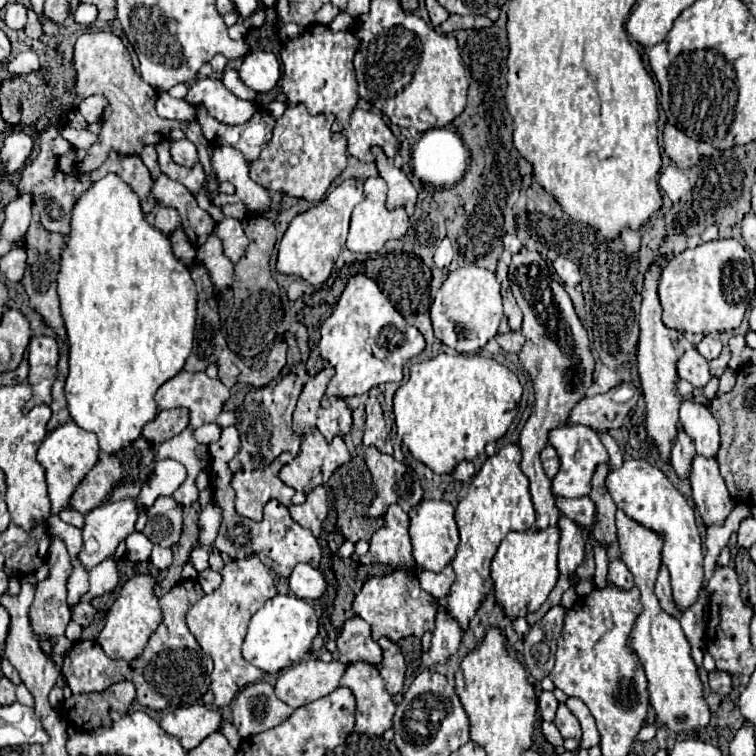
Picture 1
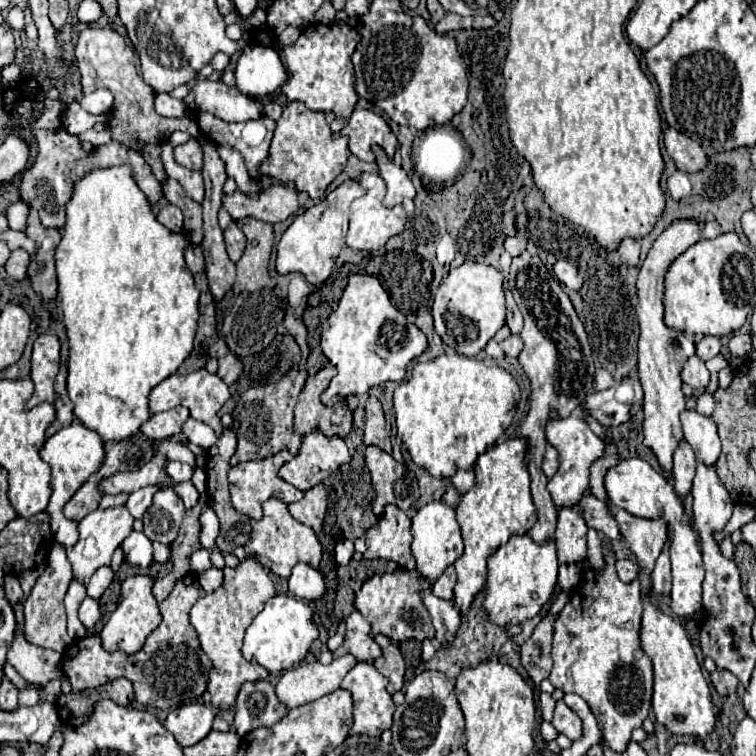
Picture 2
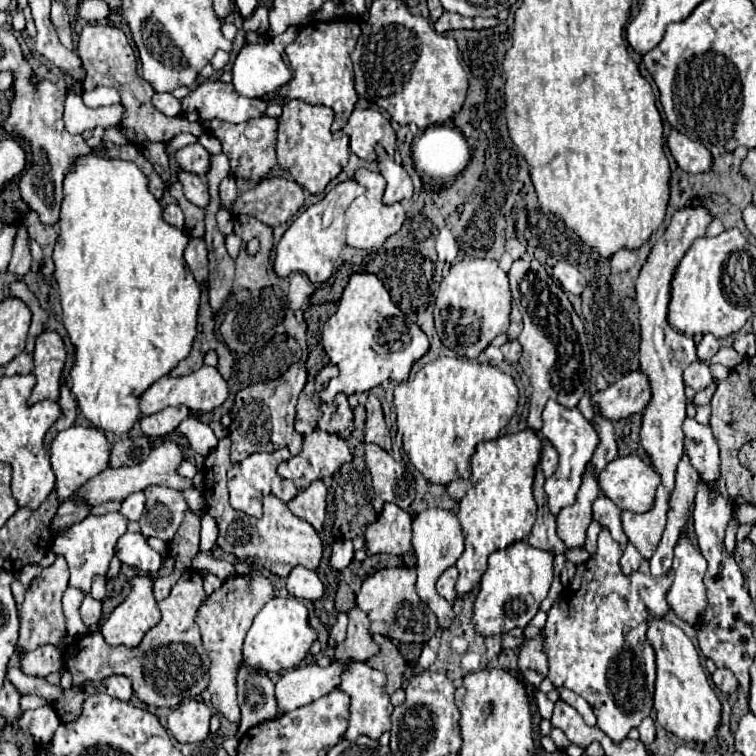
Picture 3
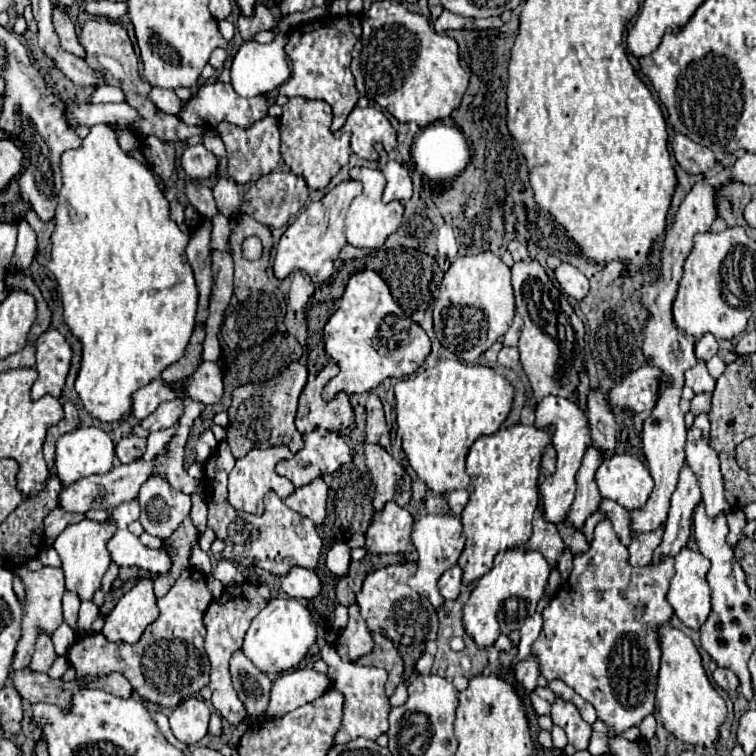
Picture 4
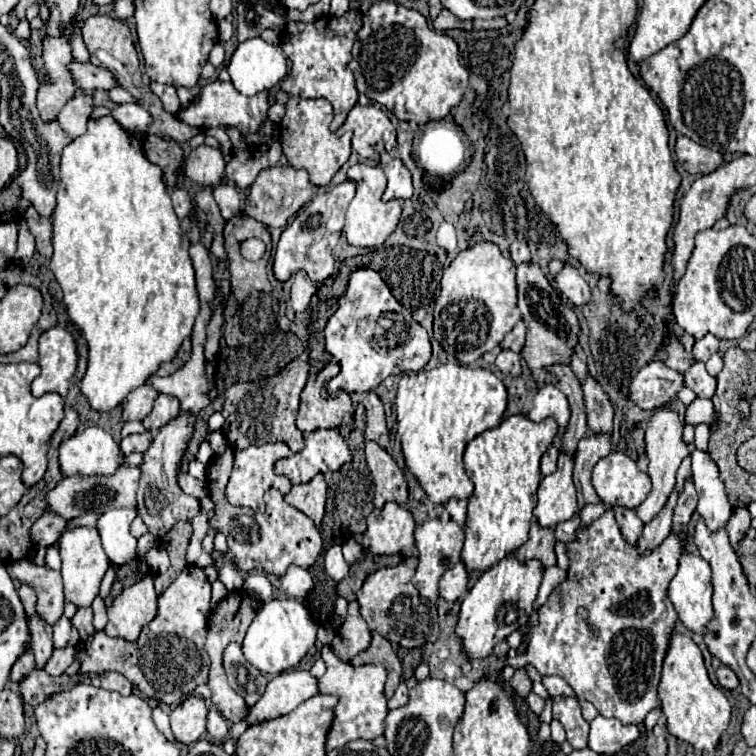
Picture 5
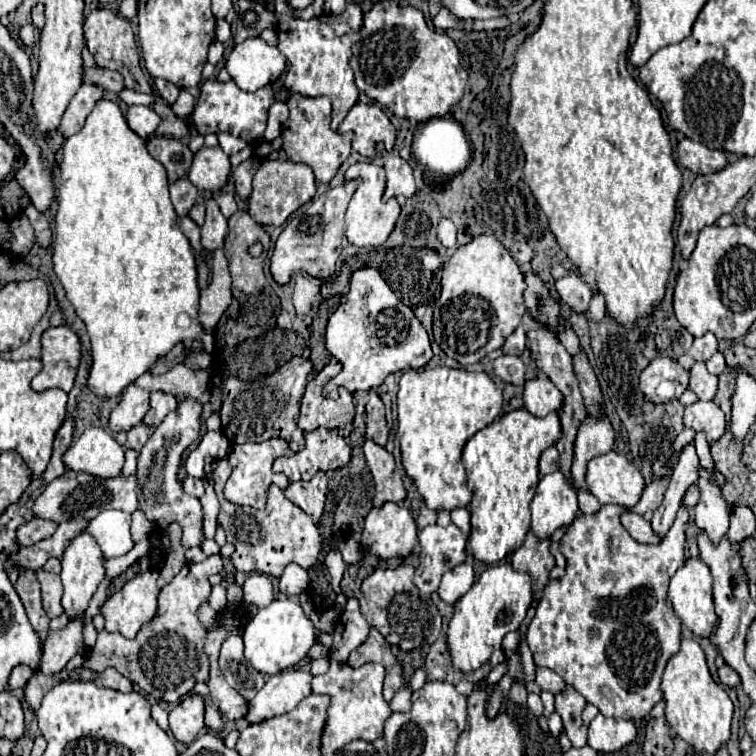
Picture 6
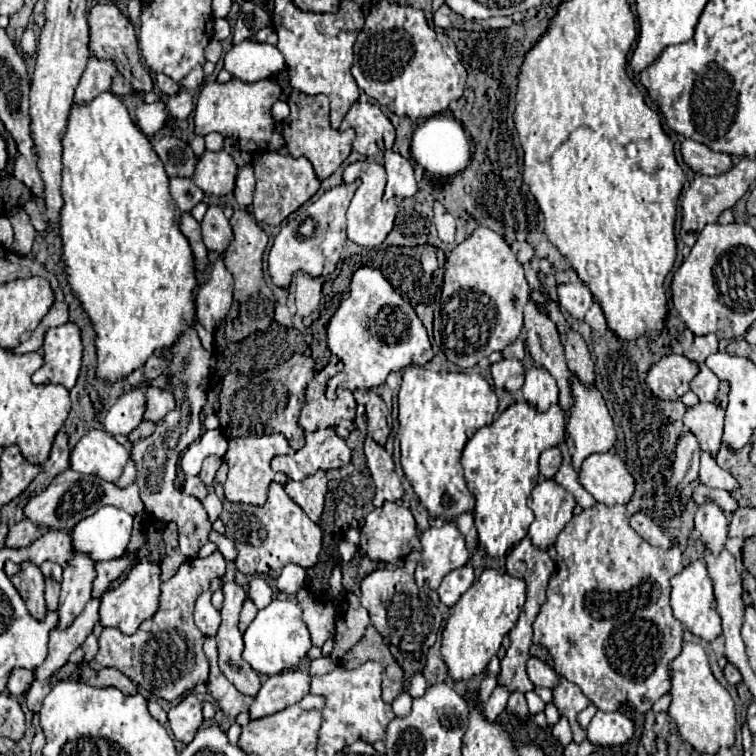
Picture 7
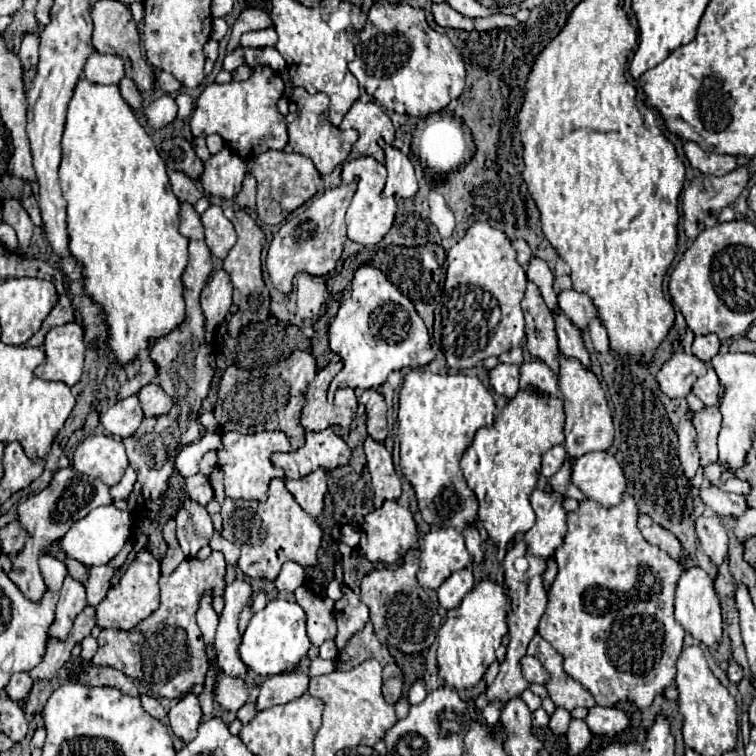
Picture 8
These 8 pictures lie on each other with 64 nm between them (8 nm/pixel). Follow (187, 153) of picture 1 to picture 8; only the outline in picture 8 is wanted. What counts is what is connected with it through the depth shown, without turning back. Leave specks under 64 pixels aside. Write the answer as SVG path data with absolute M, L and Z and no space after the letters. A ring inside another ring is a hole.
M224 148L222 152L210 156L204 162L200 182L204 192L216 198L232 200L238 194L246 172L248 172L248 166L240 160L240 156L230 148Z

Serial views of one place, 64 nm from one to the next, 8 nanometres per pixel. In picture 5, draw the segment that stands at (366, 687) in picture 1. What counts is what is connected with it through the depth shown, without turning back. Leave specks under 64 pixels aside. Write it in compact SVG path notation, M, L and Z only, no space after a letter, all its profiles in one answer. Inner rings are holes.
M330 646L320 650L322 660L326 662L326 674L320 678L320 694L336 694L340 698L336 706L336 716L332 728L328 732L326 750L340 748L352 740L364 738L374 740L384 734L384 720L388 716L386 696L384 696L384 682L386 682L386 668L384 666L352 666L350 662L342 662Z

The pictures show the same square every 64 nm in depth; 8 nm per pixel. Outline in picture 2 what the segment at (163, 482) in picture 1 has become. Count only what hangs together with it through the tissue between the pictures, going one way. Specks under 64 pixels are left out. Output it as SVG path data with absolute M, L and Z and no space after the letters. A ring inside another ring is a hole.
M166 462L164 472L168 474L168 478L174 484L180 484L180 482L192 478L192 468L188 464L184 464L184 462ZM154 484L154 486L146 486L146 488L140 488L140 490L132 492L130 498L128 498L128 502L126 502L130 514L136 516L136 518L140 518L140 516L152 506L152 496L154 496L160 488L164 488L164 486L162 486L162 484Z

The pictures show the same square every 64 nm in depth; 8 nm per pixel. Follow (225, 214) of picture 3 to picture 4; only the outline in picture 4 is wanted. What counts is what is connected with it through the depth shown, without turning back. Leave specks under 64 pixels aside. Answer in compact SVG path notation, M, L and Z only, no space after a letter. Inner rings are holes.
M219 212L211 221L211 250L228 250L228 238L231 233L230 219Z

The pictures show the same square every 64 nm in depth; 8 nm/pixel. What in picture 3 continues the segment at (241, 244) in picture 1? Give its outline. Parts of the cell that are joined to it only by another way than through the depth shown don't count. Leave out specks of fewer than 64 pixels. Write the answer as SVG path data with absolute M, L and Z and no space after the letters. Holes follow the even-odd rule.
M228 234L226 236L226 250L228 250L230 258L236 258L240 254L240 248L242 248L242 238L236 234Z

